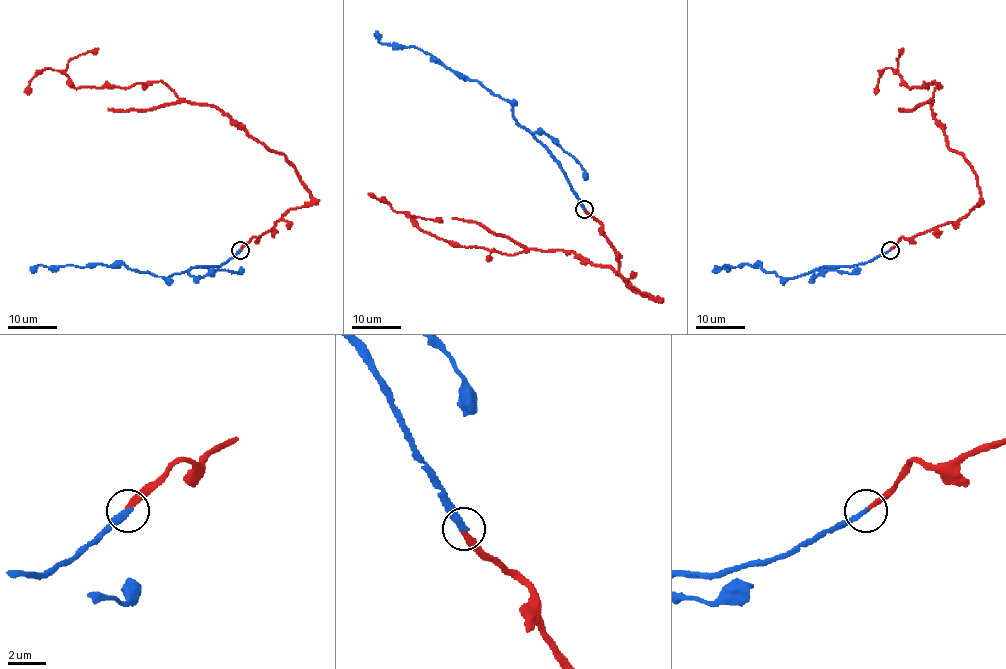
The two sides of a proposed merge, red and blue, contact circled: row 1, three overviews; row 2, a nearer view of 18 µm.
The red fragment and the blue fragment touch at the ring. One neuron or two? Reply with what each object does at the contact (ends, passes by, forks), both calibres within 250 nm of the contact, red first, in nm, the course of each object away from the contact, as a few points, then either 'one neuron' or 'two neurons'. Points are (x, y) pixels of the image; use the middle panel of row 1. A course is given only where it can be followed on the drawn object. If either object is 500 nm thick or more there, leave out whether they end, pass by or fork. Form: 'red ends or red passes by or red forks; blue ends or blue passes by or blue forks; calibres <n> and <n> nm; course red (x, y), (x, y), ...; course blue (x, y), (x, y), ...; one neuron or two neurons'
red ends; blue ends; calibres 280 and 320 nm; course red (584, 209), (600, 224), (625, 283), (655, 300), (609, 267), (572, 252), (512, 255), (454, 247), (372, 194); course blue (584, 209), (561, 164), (517, 121), (508, 102), (476, 81), (457, 76), (414, 47), (382, 44), (375, 31); one neuron

